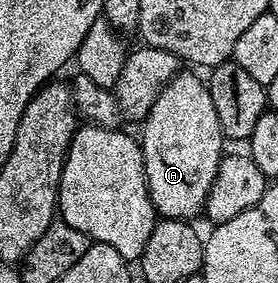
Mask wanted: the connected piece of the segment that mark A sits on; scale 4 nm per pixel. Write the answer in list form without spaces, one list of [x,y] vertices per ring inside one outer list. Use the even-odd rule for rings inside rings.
[[[177,72],[172,79],[162,88],[162,92],[158,96],[158,100],[154,100],[154,108],[150,108],[147,118],[143,119],[144,138],[142,137],[142,149],[144,151],[144,175],[148,181],[148,190],[150,192],[150,200],[154,204],[157,215],[160,218],[183,218],[185,220],[195,219],[195,214],[199,215],[203,211],[206,204],[206,196],[210,192],[210,188],[214,184],[214,176],[220,167],[221,158],[225,157],[226,139],[222,128],[218,124],[218,112],[214,112],[214,100],[210,100],[210,92],[208,91],[208,83],[202,77],[196,74],[184,74],[185,72]]]

